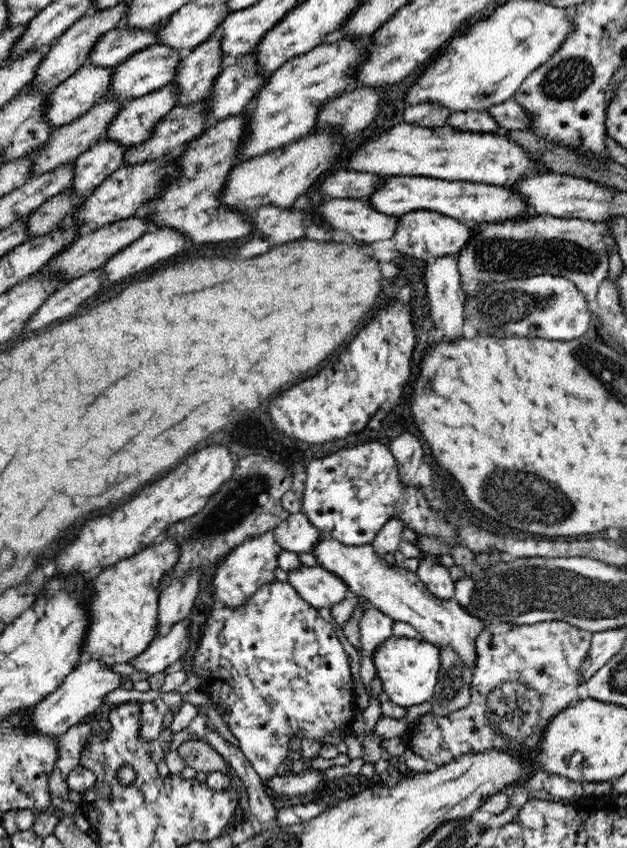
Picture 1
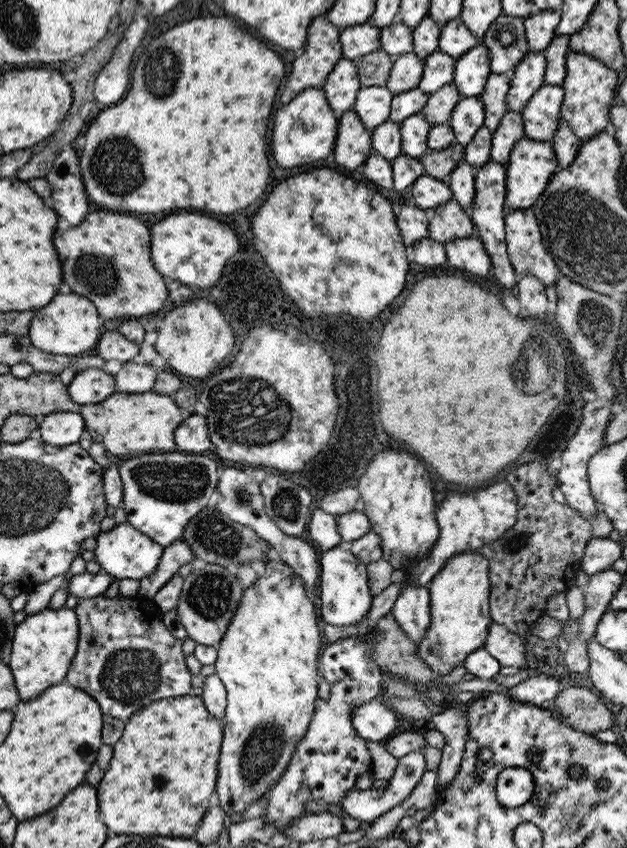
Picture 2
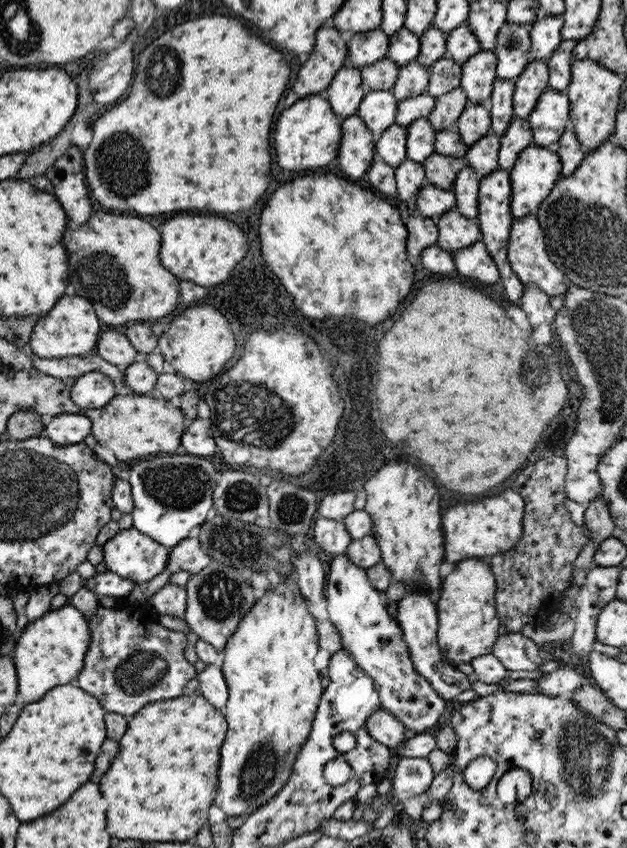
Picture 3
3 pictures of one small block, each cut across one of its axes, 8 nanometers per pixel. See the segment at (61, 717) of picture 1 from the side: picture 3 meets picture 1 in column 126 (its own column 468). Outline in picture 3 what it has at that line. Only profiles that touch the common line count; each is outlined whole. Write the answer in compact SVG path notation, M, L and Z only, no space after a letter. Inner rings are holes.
M412 592L397 601L397 621L403 630L403 639L409 650L409 657L416 671L430 682L434 691L446 702L456 699L459 694L471 688L468 676L457 669L441 655L437 641L437 606L426 593Z

